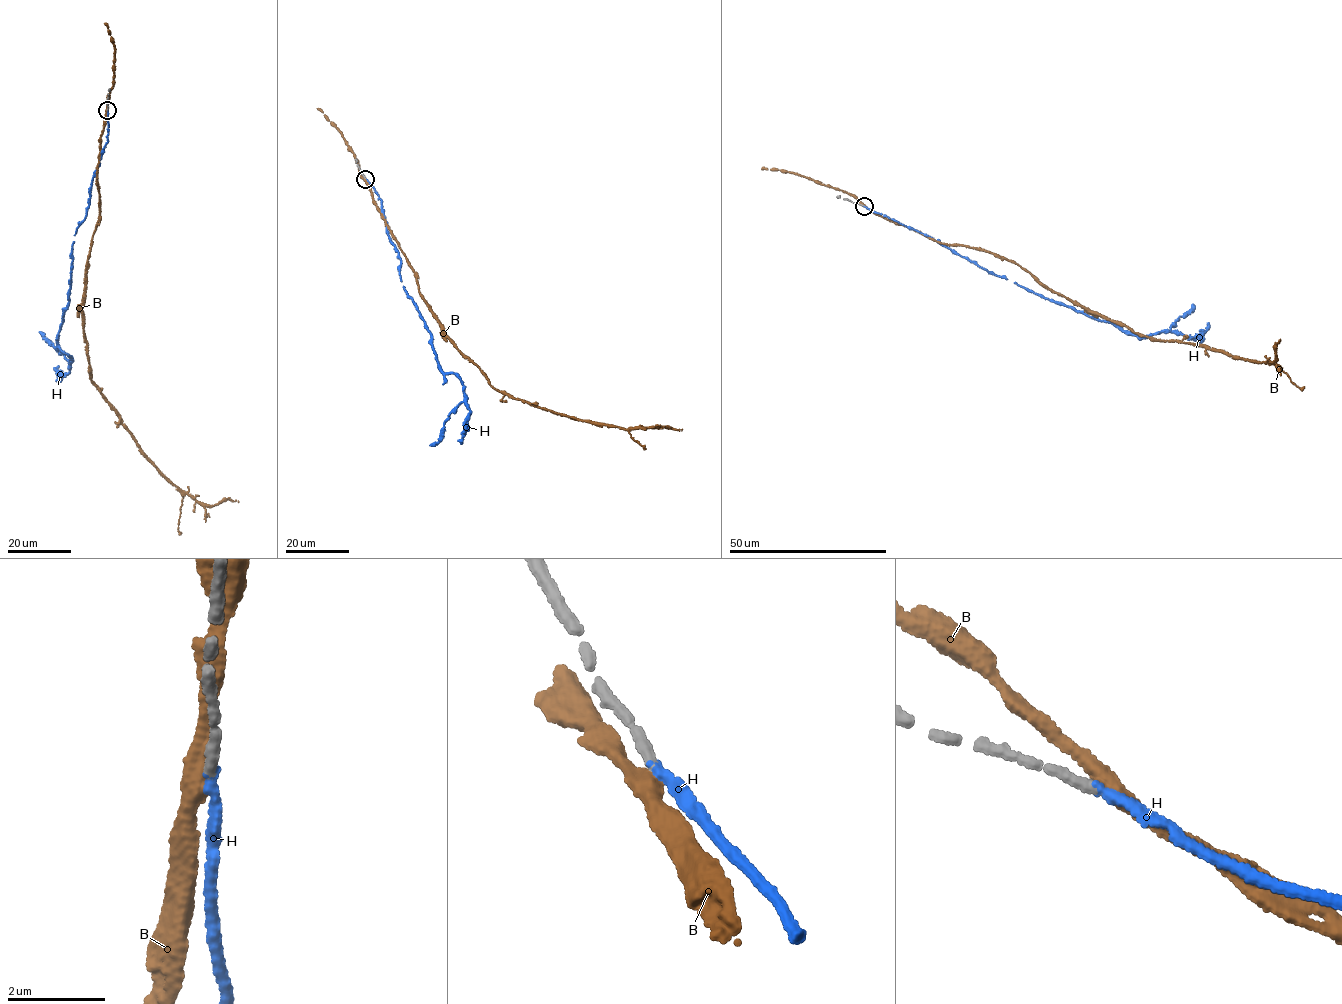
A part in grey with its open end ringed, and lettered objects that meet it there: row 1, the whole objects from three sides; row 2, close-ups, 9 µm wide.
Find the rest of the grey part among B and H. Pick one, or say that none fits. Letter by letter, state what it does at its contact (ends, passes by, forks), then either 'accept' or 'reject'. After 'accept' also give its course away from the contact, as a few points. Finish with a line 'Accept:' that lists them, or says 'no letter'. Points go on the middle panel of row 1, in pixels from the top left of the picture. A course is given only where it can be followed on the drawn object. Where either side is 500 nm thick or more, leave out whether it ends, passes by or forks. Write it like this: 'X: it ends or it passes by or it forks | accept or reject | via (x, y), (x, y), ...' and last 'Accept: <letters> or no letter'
B: it passes by | reject
H: it ends | accept | via (366, 178), (381, 200), (403, 288), (429, 332), (437, 367), (462, 386), (463, 400), (429, 445)
Accept: H

